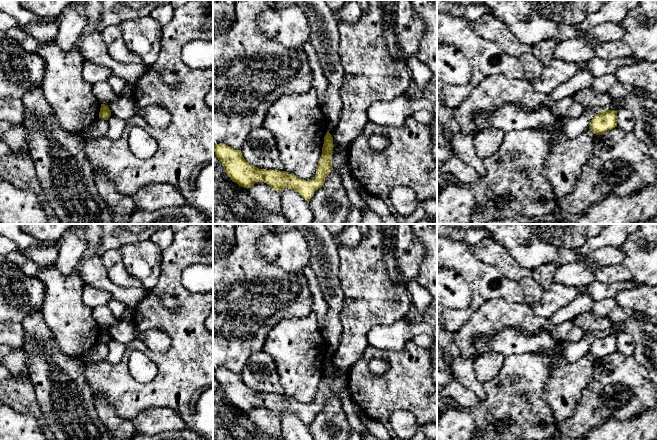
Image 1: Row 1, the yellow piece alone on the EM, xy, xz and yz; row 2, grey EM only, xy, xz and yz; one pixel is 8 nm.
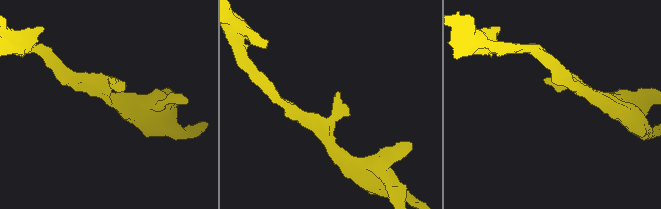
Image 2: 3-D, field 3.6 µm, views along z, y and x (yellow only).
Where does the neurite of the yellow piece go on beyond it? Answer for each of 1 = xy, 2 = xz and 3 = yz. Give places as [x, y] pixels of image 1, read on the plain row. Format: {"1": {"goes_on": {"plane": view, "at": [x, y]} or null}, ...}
{"1": {"goes_on": null}, "2": {"goes_on": null}, "3": {"goes_on": null}}

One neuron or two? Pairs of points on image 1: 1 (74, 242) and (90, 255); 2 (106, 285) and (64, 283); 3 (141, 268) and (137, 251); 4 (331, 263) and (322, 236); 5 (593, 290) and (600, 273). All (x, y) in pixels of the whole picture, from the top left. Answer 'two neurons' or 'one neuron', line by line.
1: two neurons
2: two neurons
3: one neuron
4: one neuron
5: two neurons

